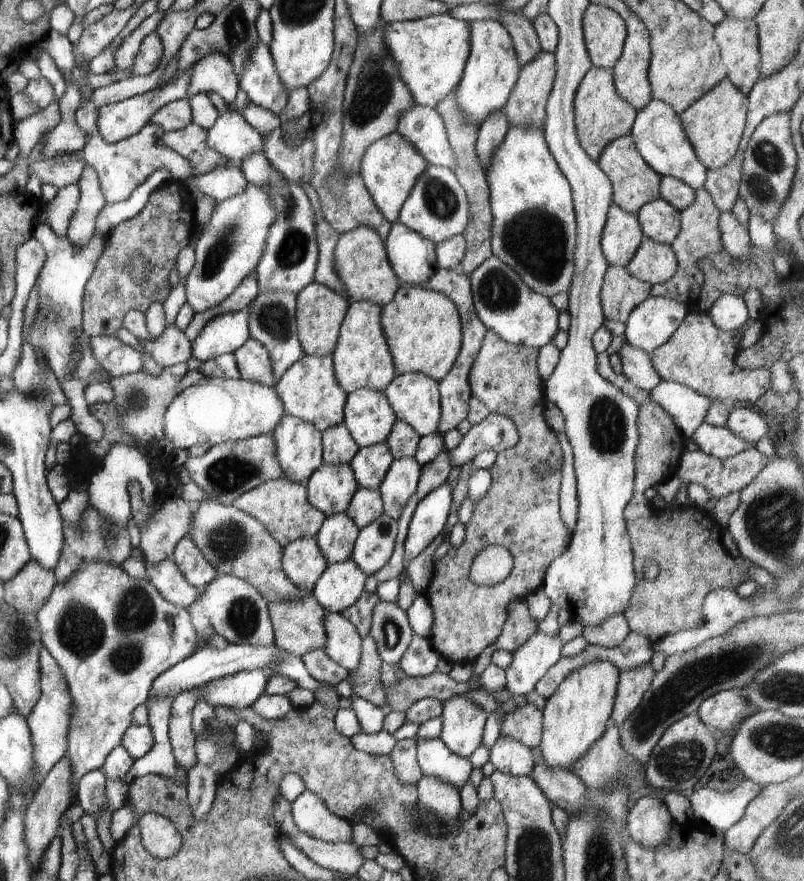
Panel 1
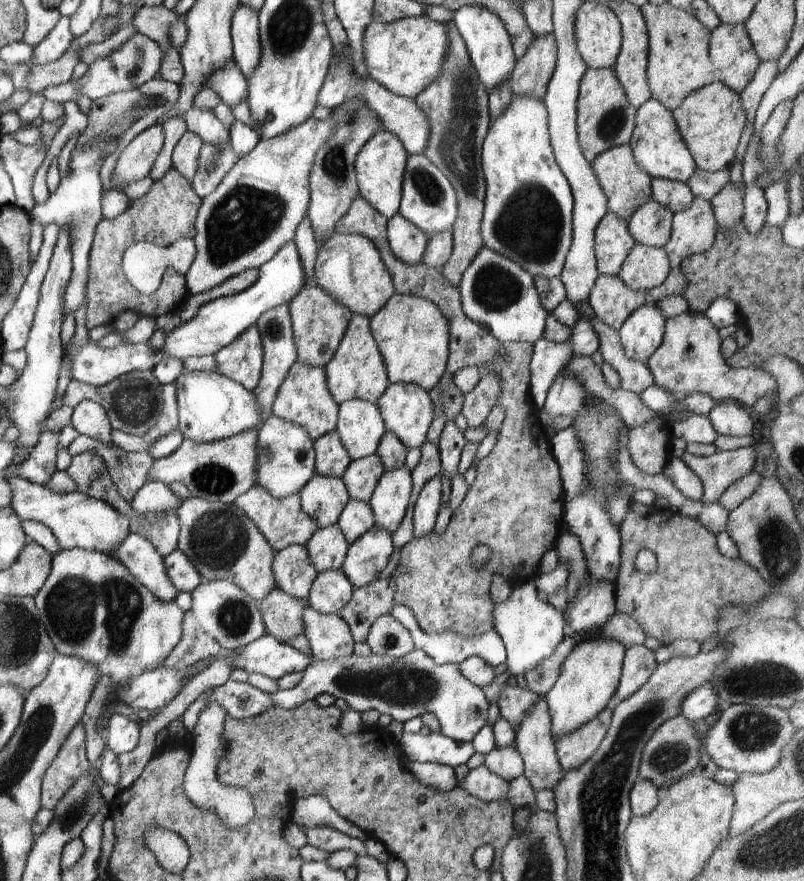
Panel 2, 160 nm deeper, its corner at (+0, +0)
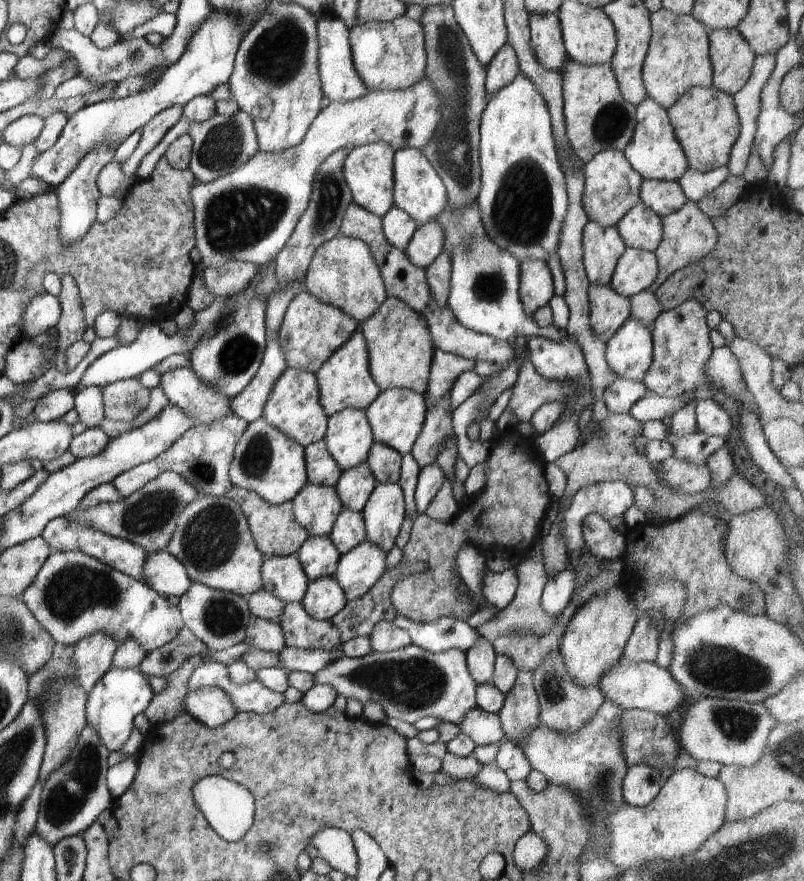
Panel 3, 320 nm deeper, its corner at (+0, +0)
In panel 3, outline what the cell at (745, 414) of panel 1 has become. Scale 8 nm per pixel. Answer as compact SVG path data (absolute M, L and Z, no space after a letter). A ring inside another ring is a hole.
M700 399L697 401L695 419L697 430L710 436L725 439L732 428L732 419L730 419L726 410L712 399Z

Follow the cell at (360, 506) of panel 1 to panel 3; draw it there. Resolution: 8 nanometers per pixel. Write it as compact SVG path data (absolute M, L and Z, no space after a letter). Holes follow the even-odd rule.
M343 509L328 536L341 556L366 541L365 522L361 512Z

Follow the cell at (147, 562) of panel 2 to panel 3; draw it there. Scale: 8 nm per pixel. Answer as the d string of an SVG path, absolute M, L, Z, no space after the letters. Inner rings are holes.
M66 517L53 518L45 526L41 537L46 541L46 544L48 544L53 552L83 552L88 556L92 556L92 558L101 560L104 564L108 564L108 566L115 568L118 572L142 581L143 564L147 559L148 552L136 543L110 536L98 529L92 528L86 523L71 521Z

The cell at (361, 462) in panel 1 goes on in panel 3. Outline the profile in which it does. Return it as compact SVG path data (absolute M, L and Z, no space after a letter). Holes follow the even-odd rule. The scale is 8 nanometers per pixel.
M362 463L342 472L334 488L344 509L360 513L377 483L370 467Z

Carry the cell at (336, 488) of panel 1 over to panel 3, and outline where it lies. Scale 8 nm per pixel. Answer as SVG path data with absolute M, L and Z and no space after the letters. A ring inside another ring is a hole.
M308 483L292 500L294 516L310 537L326 537L340 512L342 503L334 487Z

